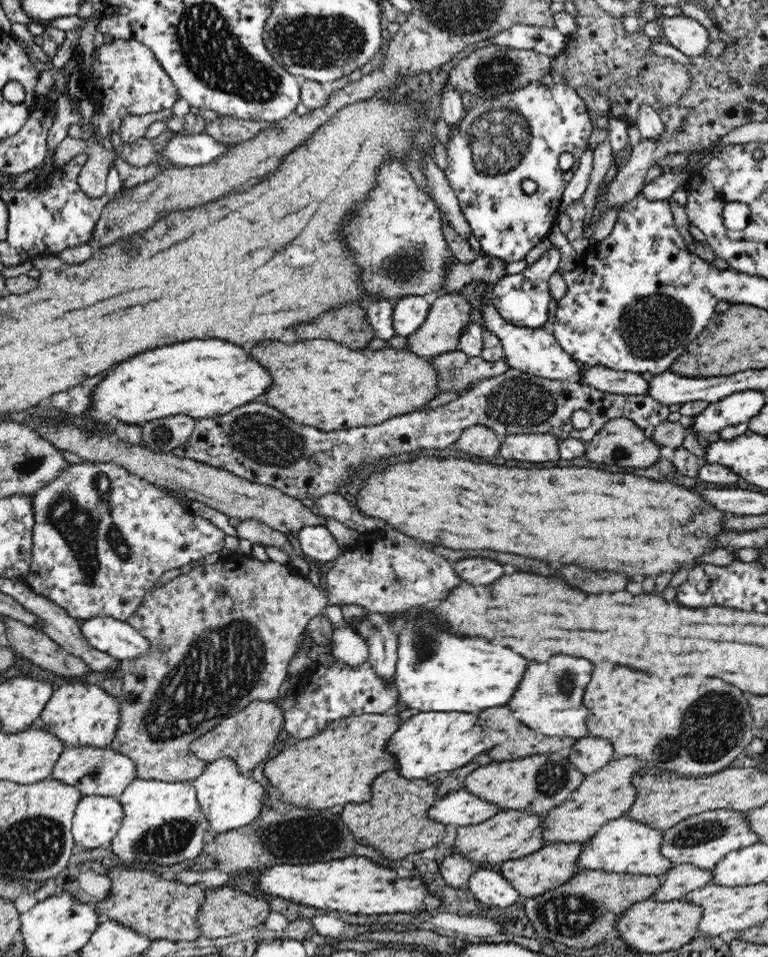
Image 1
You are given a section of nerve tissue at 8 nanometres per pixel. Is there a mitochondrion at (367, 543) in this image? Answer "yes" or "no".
no

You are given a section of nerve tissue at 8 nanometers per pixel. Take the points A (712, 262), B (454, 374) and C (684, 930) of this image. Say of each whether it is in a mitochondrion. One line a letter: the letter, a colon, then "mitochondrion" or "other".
A: other
B: mitochondrion
C: other

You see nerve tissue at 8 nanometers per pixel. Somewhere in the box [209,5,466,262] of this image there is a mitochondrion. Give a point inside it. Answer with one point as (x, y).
(309, 41)

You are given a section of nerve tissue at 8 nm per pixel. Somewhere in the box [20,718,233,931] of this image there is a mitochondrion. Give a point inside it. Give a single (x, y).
(171, 837)

